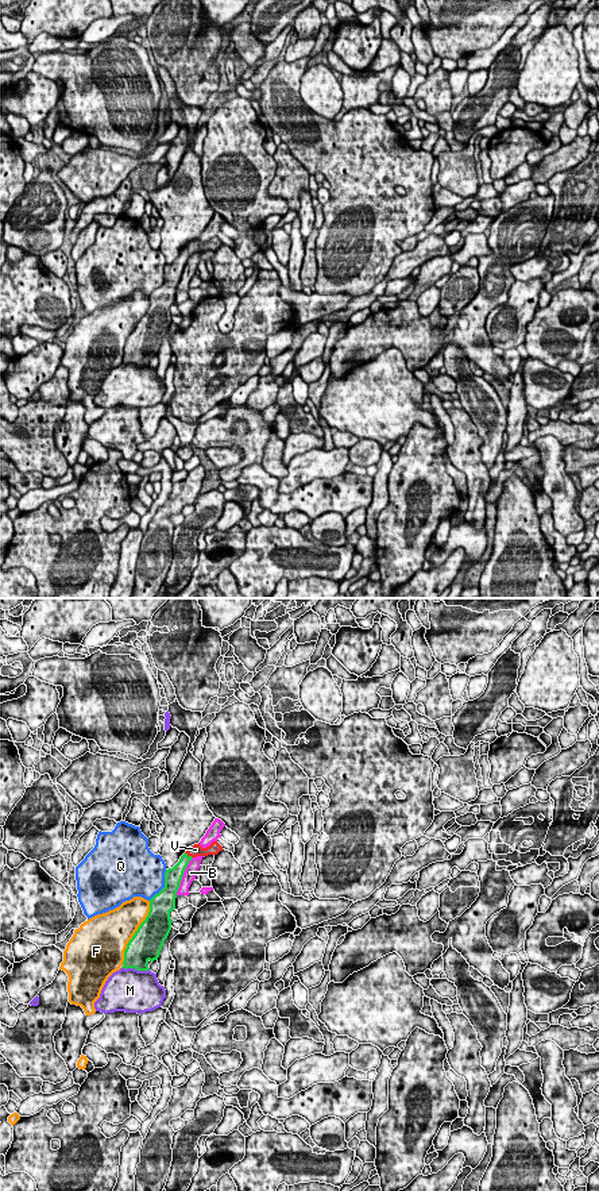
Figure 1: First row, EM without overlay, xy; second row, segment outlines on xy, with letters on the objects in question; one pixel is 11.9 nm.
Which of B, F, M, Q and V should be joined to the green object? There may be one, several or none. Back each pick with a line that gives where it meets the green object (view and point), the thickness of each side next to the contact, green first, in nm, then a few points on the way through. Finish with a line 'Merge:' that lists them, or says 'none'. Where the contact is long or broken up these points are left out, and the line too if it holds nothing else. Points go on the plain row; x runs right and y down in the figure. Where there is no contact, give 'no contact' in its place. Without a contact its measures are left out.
V: xy (189, 251) | 160/140 nm | across xy (177, 266), (189, 251), (196, 245)
Merge: V

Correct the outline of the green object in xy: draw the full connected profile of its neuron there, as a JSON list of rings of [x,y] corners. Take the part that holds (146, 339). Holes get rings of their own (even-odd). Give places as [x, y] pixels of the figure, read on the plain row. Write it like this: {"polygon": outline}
{"polygon": [[[213,236],[202,243],[194,239],[186,244],[179,257],[165,267],[165,282],[150,294],[150,307],[124,346],[123,363],[148,366],[148,358],[158,355],[163,338],[171,325],[170,308],[175,304],[177,286],[183,267],[193,253],[217,250],[223,242]]]}

